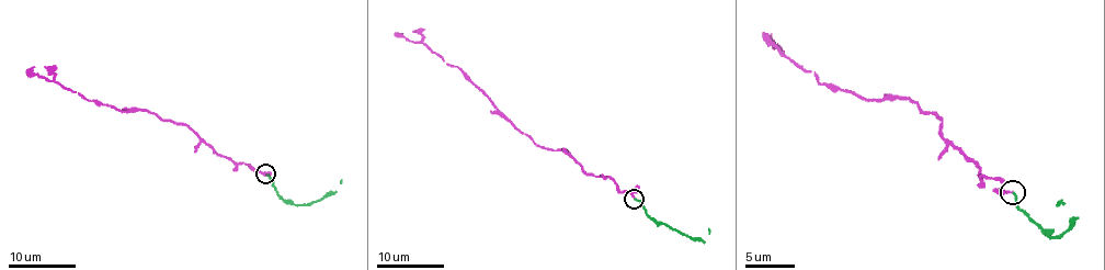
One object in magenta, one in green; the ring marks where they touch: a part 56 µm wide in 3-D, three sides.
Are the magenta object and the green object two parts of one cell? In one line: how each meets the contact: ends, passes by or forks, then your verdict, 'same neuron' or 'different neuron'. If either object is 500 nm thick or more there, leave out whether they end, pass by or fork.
magenta passes by; green ends there; same neuron

